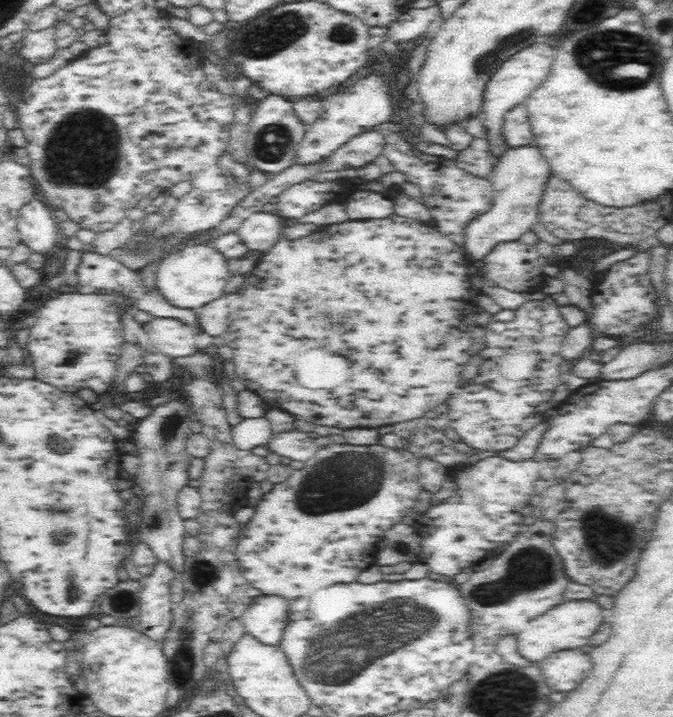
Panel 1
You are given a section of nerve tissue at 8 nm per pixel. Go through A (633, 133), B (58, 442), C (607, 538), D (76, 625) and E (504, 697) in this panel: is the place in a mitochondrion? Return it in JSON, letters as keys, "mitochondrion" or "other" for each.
{"A":"other","B":"mitochondrion","C":"mitochondrion","D":"other","E":"mitochondrion"}

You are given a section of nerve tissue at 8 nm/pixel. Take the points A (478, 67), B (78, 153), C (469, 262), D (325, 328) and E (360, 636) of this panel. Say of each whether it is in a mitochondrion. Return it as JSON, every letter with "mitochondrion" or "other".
{"A":"mitochondrion","B":"mitochondrion","C":"other","D":"mitochondrion","E":"mitochondrion"}

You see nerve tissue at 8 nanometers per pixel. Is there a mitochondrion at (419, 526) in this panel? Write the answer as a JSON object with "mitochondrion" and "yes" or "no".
{"mitochondrion":"no"}

